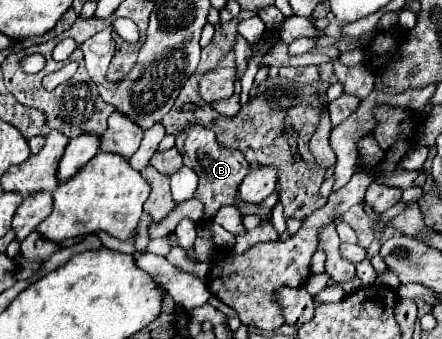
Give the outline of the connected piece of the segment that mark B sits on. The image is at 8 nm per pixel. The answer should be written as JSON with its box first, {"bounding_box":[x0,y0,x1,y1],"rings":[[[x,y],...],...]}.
{"bounding_box":[176,124,250,222],"rings":[[[188,124],[186,130],[182,130],[178,136],[176,136],[176,148],[178,152],[182,154],[184,158],[184,164],[194,168],[200,176],[200,186],[198,186],[198,194],[196,198],[202,200],[202,204],[206,206],[206,214],[204,214],[204,220],[202,222],[208,222],[216,216],[218,208],[220,206],[226,206],[226,204],[234,204],[234,198],[236,198],[236,192],[238,192],[238,186],[242,182],[242,178],[248,174],[250,166],[248,162],[242,158],[240,150],[230,150],[230,148],[222,148],[218,142],[216,142],[216,136],[210,128],[204,128],[200,124]]]}

